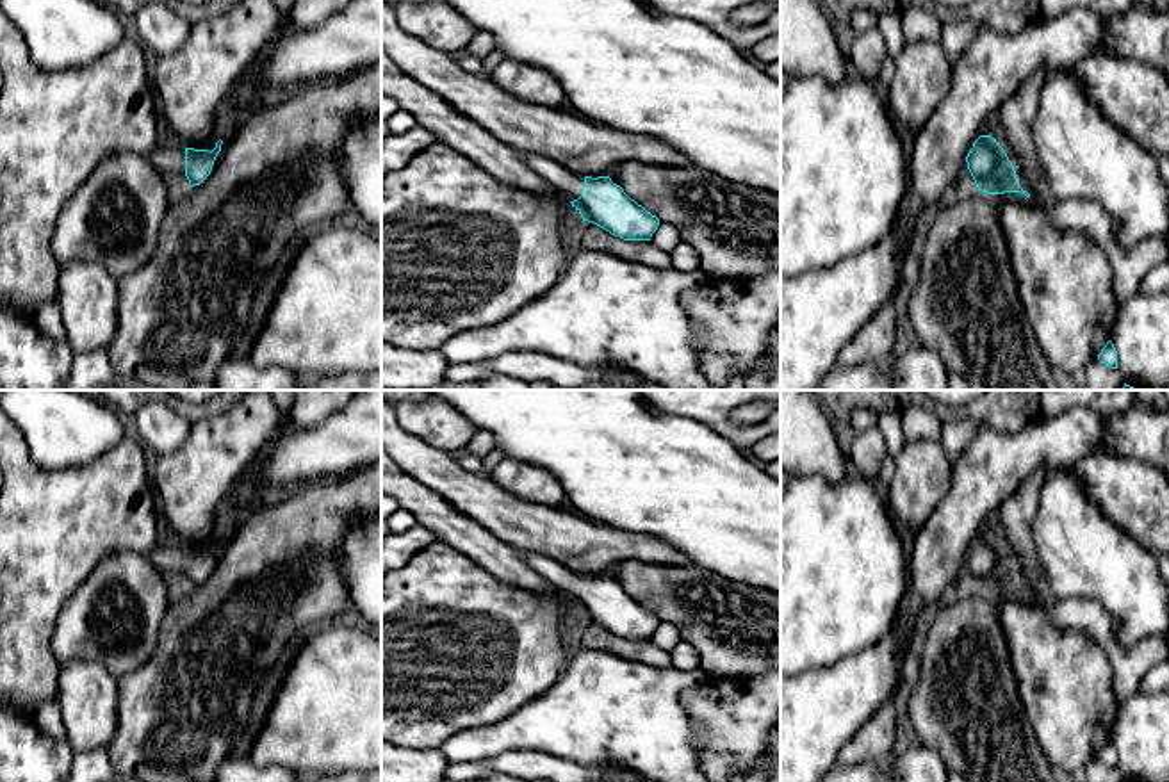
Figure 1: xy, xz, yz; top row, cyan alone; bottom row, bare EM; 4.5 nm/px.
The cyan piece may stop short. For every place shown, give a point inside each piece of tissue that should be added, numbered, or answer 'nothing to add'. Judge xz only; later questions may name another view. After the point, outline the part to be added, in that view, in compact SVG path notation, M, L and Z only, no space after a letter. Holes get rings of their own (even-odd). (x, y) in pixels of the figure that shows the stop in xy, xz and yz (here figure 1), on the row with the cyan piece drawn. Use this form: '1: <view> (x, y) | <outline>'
1: xz (567, 182) | M526 153L526 162L540 178L561 192L567 201L574 201L581 196L584 175L577 175L560 162L538 153Z

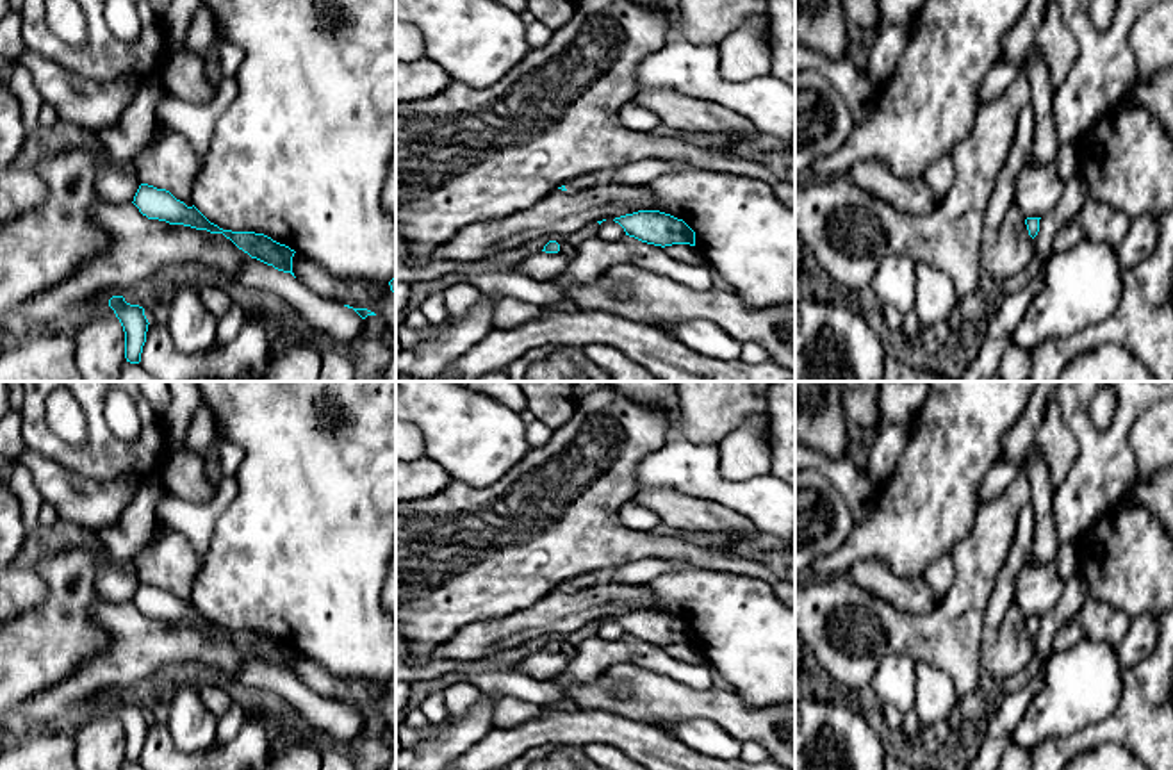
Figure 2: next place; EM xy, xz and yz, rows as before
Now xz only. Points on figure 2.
nothing to add

